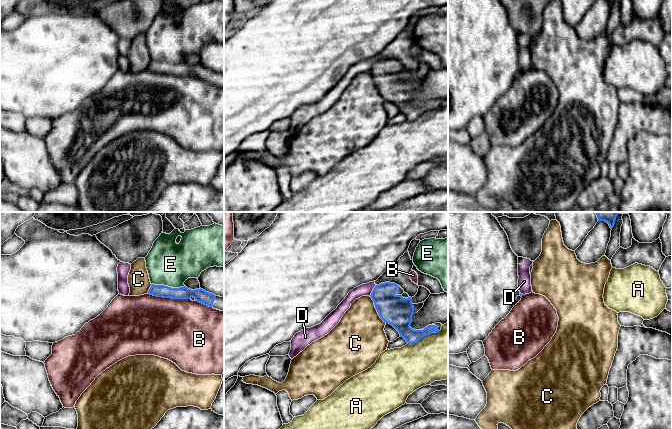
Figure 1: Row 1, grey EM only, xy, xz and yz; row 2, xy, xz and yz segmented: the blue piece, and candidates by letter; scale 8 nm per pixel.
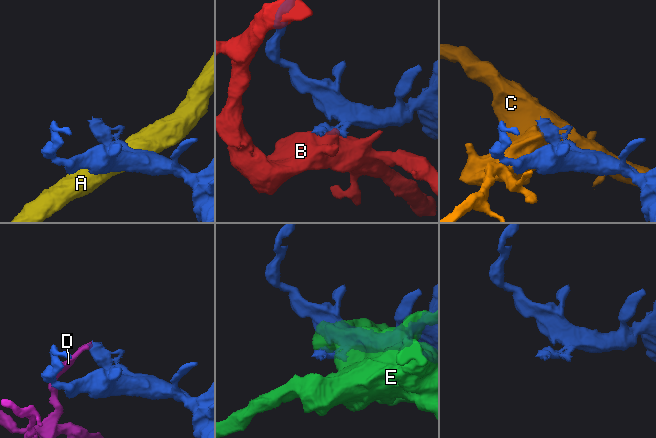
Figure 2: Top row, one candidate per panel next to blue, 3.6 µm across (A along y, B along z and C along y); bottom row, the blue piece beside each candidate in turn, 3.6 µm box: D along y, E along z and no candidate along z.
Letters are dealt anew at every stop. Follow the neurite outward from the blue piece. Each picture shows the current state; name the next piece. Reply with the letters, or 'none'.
none

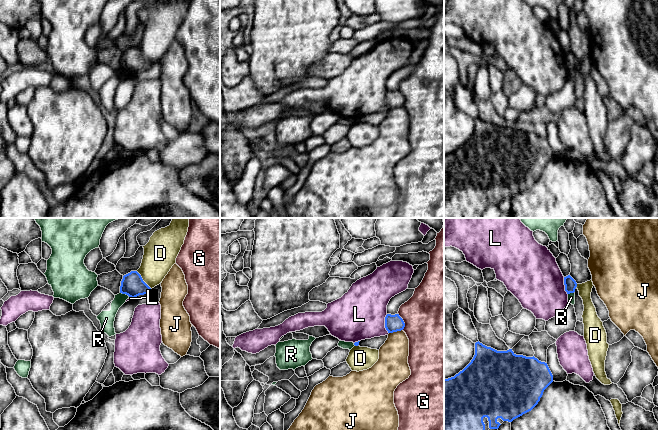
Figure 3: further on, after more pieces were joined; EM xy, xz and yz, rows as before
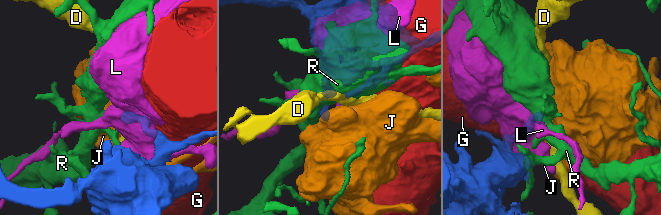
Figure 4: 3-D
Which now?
none

